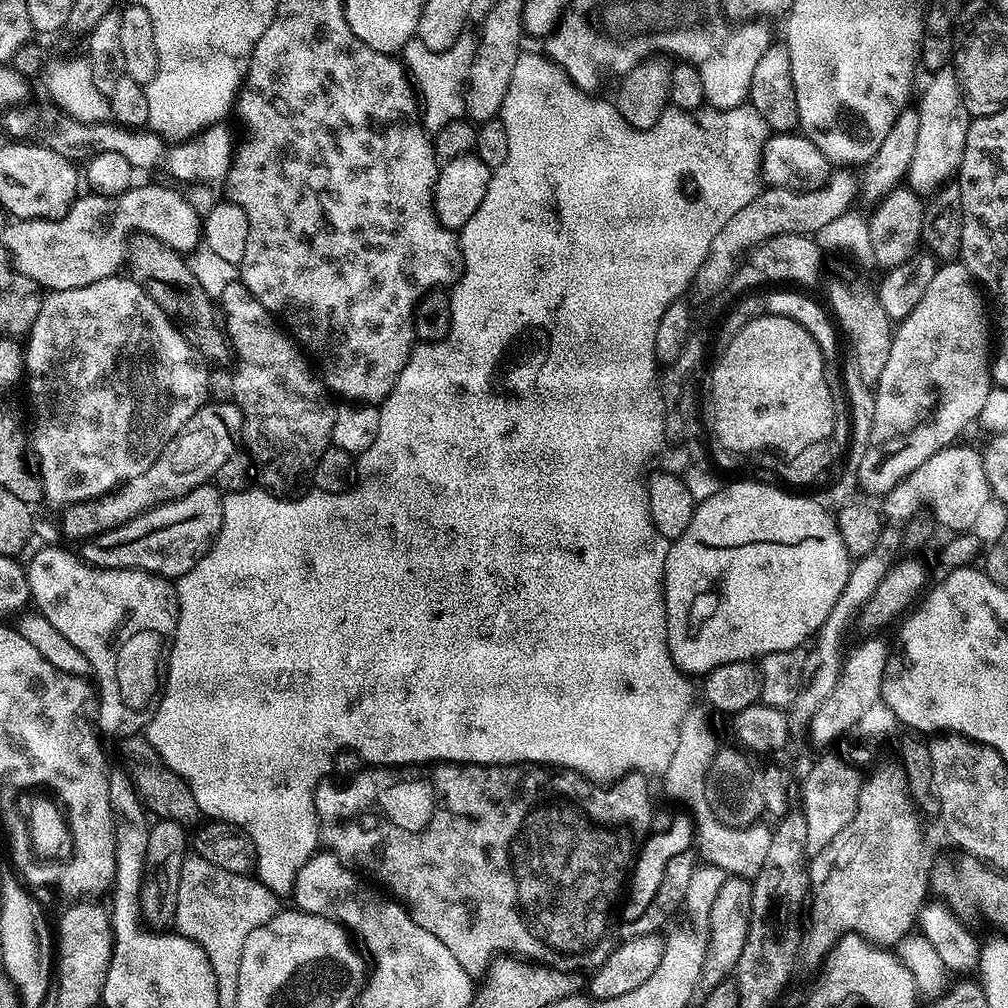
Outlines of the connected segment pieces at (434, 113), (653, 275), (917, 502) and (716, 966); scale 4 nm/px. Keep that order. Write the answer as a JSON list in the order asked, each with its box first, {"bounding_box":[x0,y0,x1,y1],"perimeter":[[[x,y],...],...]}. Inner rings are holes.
[{"bounding_box":[402,33,477,134],"perimeter":[[[471,33],[460,35],[453,46],[446,51],[427,50],[422,40],[412,37],[402,49],[402,62],[409,68],[421,101],[421,120],[430,134],[435,134],[447,122],[463,119],[465,110],[465,90],[468,84],[470,66],[476,57],[477,39]]]},{"bounding_box":[146,51,770,897],"perimeter":[[[525,51],[518,58],[518,62],[514,62],[514,74],[510,74],[510,88],[506,90],[498,117],[506,126],[510,154],[506,154],[506,162],[502,162],[502,166],[494,169],[490,186],[486,190],[486,198],[482,198],[482,206],[478,206],[478,210],[474,210],[473,216],[470,217],[470,222],[466,222],[466,226],[459,229],[458,239],[460,253],[464,259],[464,272],[450,292],[452,325],[449,334],[442,341],[421,343],[413,347],[412,357],[406,362],[402,374],[398,374],[398,382],[394,390],[384,399],[383,404],[379,405],[378,438],[374,438],[371,446],[359,453],[355,461],[354,487],[339,498],[329,498],[325,493],[315,490],[309,490],[305,496],[281,498],[260,486],[247,488],[244,492],[227,493],[224,496],[222,510],[222,530],[213,542],[212,549],[187,574],[175,581],[176,597],[180,603],[180,617],[176,623],[176,634],[172,638],[172,649],[168,655],[168,678],[164,682],[164,690],[154,718],[146,729],[146,739],[160,762],[170,770],[174,770],[174,774],[178,774],[185,784],[190,786],[190,794],[194,794],[194,802],[198,802],[200,811],[205,817],[216,822],[234,824],[252,839],[256,847],[254,875],[278,897],[291,897],[292,888],[295,887],[298,878],[298,870],[302,870],[304,863],[313,856],[320,844],[320,825],[316,819],[316,787],[329,775],[330,761],[335,758],[338,746],[350,746],[364,762],[372,766],[431,766],[437,762],[501,766],[537,764],[578,772],[585,780],[593,782],[615,782],[623,776],[629,776],[632,772],[640,772],[649,778],[655,778],[655,776],[660,778],[663,777],[666,766],[670,766],[672,755],[678,746],[678,730],[682,726],[682,718],[686,718],[689,708],[693,707],[694,700],[692,700],[693,681],[681,672],[670,658],[668,623],[664,605],[664,563],[670,541],[662,534],[658,534],[658,526],[654,526],[650,518],[648,490],[644,481],[646,476],[644,467],[659,454],[660,447],[665,447],[666,444],[664,402],[661,389],[657,387],[658,361],[654,350],[654,334],[658,334],[658,322],[662,322],[662,314],[666,314],[668,307],[685,295],[683,292],[687,288],[689,291],[693,287],[702,262],[706,262],[710,242],[714,242],[718,230],[722,230],[722,226],[726,226],[726,221],[733,214],[738,214],[738,210],[742,210],[746,202],[750,202],[761,192],[761,164],[764,144],[769,140],[770,129],[766,126],[766,122],[762,122],[762,114],[755,112],[747,103],[739,104],[737,108],[705,107],[699,113],[700,120],[695,120],[697,117],[693,113],[669,106],[660,115],[658,122],[654,122],[654,126],[632,128],[626,122],[626,118],[622,118],[622,114],[611,99],[599,100],[598,97],[599,95],[582,91],[565,74],[564,69],[549,60],[547,55],[540,53],[539,56],[536,52]]]},{"bounding_box":[883,446,993,533],"perimeter":[[[949,446],[938,450],[938,454],[926,458],[918,470],[898,482],[898,486],[894,486],[894,490],[883,497],[883,515],[889,521],[903,522],[928,507],[941,529],[952,528],[953,533],[975,529],[988,500],[993,499],[992,487],[986,478],[983,455],[977,449],[975,452],[972,448],[960,447]]]},{"bounding_box":[693,875,752,1002],"perimeter":[[[729,875],[728,881],[718,890],[710,918],[706,921],[706,939],[708,948],[704,952],[702,974],[694,986],[693,1001],[702,1002],[718,982],[729,979],[735,973],[738,958],[742,958],[742,946],[746,946],[750,914],[752,913],[752,880]]]}]

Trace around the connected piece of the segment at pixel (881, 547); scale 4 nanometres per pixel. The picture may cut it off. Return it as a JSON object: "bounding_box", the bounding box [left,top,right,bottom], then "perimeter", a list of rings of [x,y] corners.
{"bounding_box":[786,523,903,737],"perimeter":[[[885,523],[884,529],[878,534],[878,542],[874,542],[874,550],[870,550],[870,554],[859,557],[849,567],[846,586],[842,586],[842,594],[838,594],[838,602],[834,602],[834,610],[830,610],[830,614],[826,614],[826,622],[822,622],[819,632],[814,637],[814,643],[807,649],[808,657],[804,667],[804,671],[807,673],[806,679],[798,690],[798,698],[794,698],[792,705],[786,709],[789,737],[803,737],[812,721],[814,710],[818,710],[818,706],[822,702],[826,702],[826,698],[830,698],[830,694],[834,694],[834,686],[838,682],[842,667],[840,646],[844,642],[844,634],[851,624],[853,627],[860,609],[866,606],[866,602],[870,602],[870,598],[878,590],[878,585],[882,583],[882,578],[886,578],[886,574],[890,574],[896,561],[901,559],[903,548],[903,531],[895,523]]]}

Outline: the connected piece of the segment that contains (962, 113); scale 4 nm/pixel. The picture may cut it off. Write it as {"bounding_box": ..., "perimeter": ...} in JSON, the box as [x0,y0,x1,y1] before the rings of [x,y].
{"bounding_box":[906,70,970,198],"perimeter":[[[952,70],[935,73],[918,103],[918,143],[906,177],[907,187],[921,198],[931,197],[959,173],[970,117]]]}

